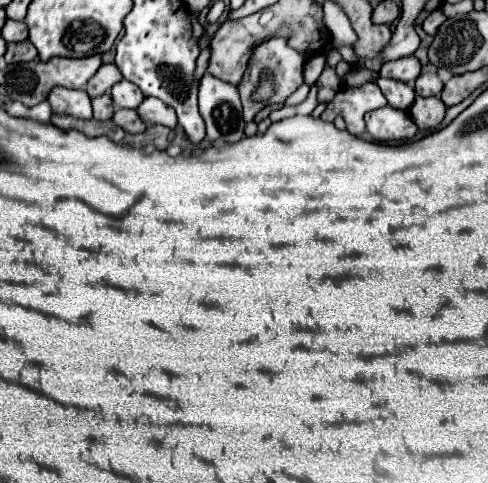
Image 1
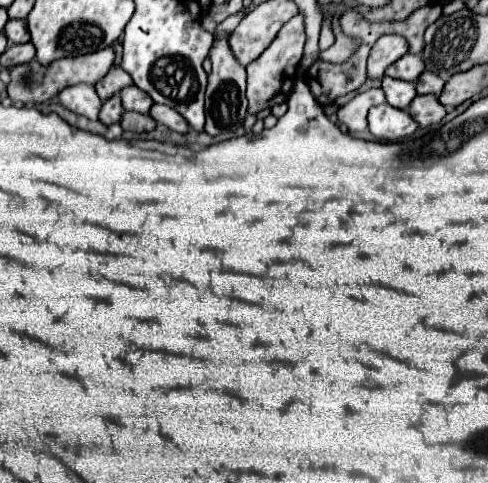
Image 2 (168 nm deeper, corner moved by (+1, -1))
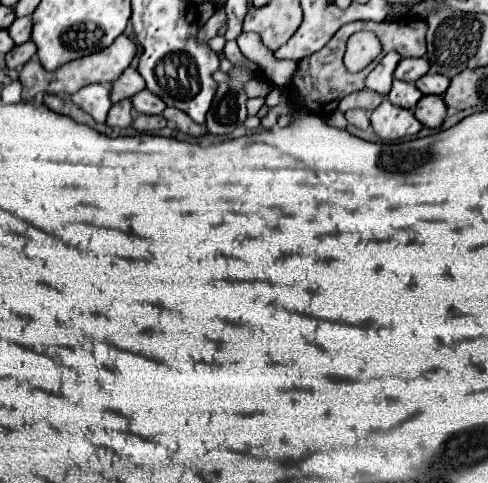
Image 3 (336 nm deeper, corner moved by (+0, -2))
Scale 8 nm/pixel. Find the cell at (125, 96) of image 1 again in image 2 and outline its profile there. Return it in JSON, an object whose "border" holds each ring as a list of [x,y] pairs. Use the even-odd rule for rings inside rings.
{"border":[[[129,85],[119,93],[121,101],[123,101],[123,109],[125,111],[137,111],[137,113],[147,113],[149,107],[153,105],[151,97],[147,93],[143,93],[139,87]]]}

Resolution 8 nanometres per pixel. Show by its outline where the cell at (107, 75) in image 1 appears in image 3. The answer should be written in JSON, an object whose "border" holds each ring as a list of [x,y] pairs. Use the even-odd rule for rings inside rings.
{"border":[[[126,68],[124,74],[112,84],[112,102],[120,102],[124,98],[130,98],[130,96],[138,94],[144,88],[146,88],[146,82],[138,74],[138,70]]]}

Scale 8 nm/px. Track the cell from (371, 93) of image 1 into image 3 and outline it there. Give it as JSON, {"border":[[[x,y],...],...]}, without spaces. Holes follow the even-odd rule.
{"border":[[[348,110],[346,120],[350,124],[354,124],[356,128],[362,128],[362,130],[366,130],[370,126],[370,118],[368,118],[368,114],[364,110]]]}

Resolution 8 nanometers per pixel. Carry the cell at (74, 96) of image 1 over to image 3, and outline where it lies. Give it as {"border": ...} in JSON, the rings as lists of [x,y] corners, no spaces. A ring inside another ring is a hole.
{"border":[[[88,84],[70,96],[76,106],[88,112],[96,122],[106,122],[106,114],[112,108],[110,84]]]}

